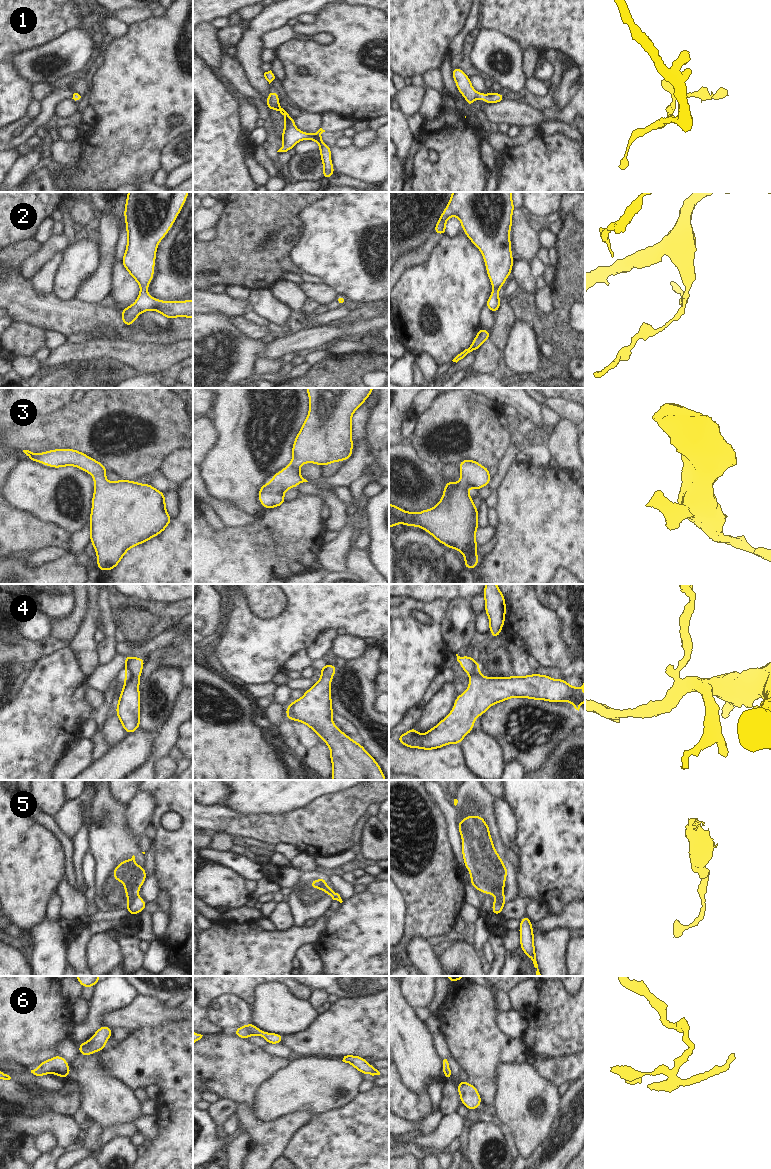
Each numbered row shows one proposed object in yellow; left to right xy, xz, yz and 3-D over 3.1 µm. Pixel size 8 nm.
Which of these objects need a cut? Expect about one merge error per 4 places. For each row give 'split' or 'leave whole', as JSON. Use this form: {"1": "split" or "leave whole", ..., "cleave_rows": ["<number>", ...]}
{"1": "leave whole", "2": "leave whole", "3": "leave whole", "4": "leave whole", "5": "split", "6": "leave whole", "cleave_rows": ["5"]}

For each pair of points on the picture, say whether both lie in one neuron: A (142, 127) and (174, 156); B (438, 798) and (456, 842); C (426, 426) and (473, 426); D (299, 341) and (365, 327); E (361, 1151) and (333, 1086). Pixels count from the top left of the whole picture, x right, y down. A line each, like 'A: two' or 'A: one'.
A: two
B: one
C: one
D: one
E: two

